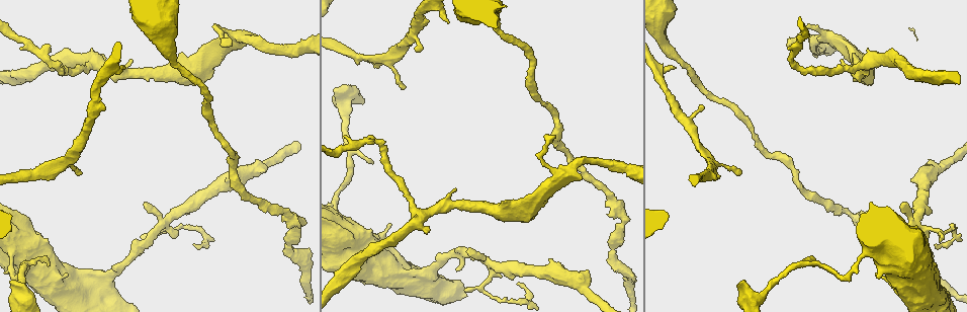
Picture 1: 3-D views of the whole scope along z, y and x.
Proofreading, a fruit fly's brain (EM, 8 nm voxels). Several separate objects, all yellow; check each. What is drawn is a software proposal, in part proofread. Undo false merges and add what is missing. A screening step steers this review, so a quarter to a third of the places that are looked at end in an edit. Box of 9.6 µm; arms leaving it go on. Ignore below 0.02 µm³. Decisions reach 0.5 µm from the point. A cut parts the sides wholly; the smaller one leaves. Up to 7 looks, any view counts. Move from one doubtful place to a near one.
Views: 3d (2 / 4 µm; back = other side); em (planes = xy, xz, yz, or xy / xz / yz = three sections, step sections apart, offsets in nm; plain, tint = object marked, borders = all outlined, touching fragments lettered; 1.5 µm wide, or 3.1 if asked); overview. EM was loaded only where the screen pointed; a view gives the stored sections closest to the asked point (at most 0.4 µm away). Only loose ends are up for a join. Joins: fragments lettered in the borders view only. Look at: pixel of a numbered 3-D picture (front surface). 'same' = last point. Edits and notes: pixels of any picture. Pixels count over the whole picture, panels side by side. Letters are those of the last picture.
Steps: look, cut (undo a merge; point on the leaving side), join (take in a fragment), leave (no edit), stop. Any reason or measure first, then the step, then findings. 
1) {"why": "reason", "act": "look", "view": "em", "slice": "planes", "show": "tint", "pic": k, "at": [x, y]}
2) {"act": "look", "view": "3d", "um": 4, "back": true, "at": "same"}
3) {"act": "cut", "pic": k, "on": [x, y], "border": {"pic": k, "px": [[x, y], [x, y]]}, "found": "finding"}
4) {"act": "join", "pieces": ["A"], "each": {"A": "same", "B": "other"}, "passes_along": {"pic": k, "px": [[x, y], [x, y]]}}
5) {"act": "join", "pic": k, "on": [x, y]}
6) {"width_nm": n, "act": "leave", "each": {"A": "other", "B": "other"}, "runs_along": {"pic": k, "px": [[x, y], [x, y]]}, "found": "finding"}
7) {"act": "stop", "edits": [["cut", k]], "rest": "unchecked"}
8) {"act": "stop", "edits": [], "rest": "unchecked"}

{"why": "branch stops here", "act": "look", "view": "3d", "um": 2, "pic": 1, "at": [417, 52]}

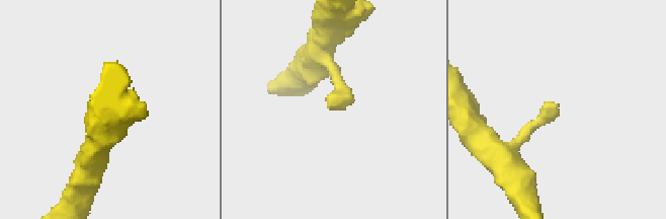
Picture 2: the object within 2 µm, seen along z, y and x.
{"act": "look", "view": "em", "slice": "yz", "step": 8, "show": "borders", "pic": 2, "at": [556, 105]}

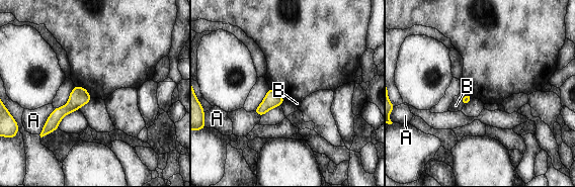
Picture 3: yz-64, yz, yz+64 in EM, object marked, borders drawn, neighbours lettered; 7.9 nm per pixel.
{"act": "look", "view": "em", "slice": "planes", "show": "borders", "at": "same"}

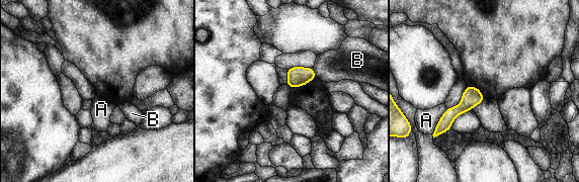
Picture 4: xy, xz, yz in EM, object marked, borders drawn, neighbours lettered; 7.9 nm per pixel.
{"width_nm": 150, "act": "leave", "each": {"A": "other", "B": "other"}, "border": {"pic": 4, "px": [[447, 108], [432, 134]]}, "found": "no lettered fragment goes on from it"}

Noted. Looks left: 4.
{"why": "thick turns thin", "act": "look", "view": "em", "slice": "yz", "step": 8, "show": "tint", "pic": 1, "at": [294, 47]}

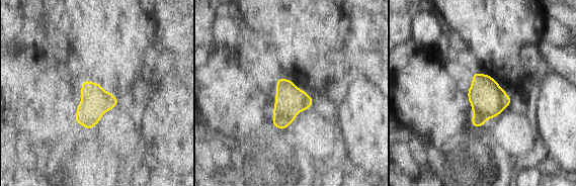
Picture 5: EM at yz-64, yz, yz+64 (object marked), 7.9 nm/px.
{"act": "look", "view": "em", "slice": "planes", "show": "borders", "at": "same"}

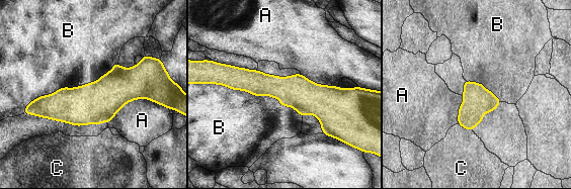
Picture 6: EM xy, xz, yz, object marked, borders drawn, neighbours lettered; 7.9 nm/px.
{"act": "leave", "each": {"A": "other", "B": "other", "C": "other"}, "found": "all the same neuron"}

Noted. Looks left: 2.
{"why": "an open end", "act": "look", "view": "3d", "um": 4, "pic": 1, "at": [459, 270]}

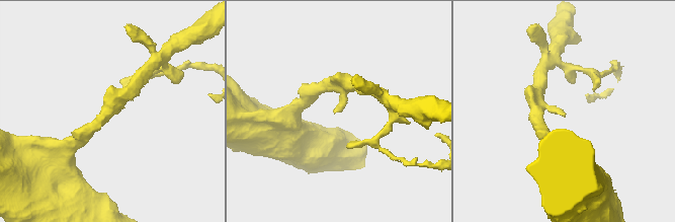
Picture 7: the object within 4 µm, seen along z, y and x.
{"act": "look", "view": "em", "slice": "planes", "show": "borders", "pic": 7, "at": [335, 111]}

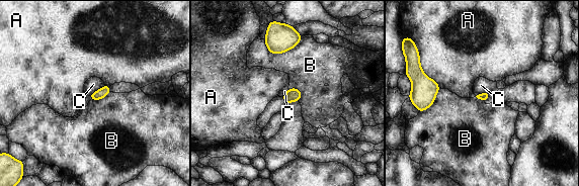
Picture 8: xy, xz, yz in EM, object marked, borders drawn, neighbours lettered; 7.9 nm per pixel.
{"act": "leave", "each": {"A": "other", "B": "other", "C": "other"}, "border": {"pic": 8, "px": [[303, 35], [274, 54], [263, 40]]}, "found": "no lettered fragment goes on from it"}

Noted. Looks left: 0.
{"act": "stop", "edits": [], "rest": "unchecked"}

